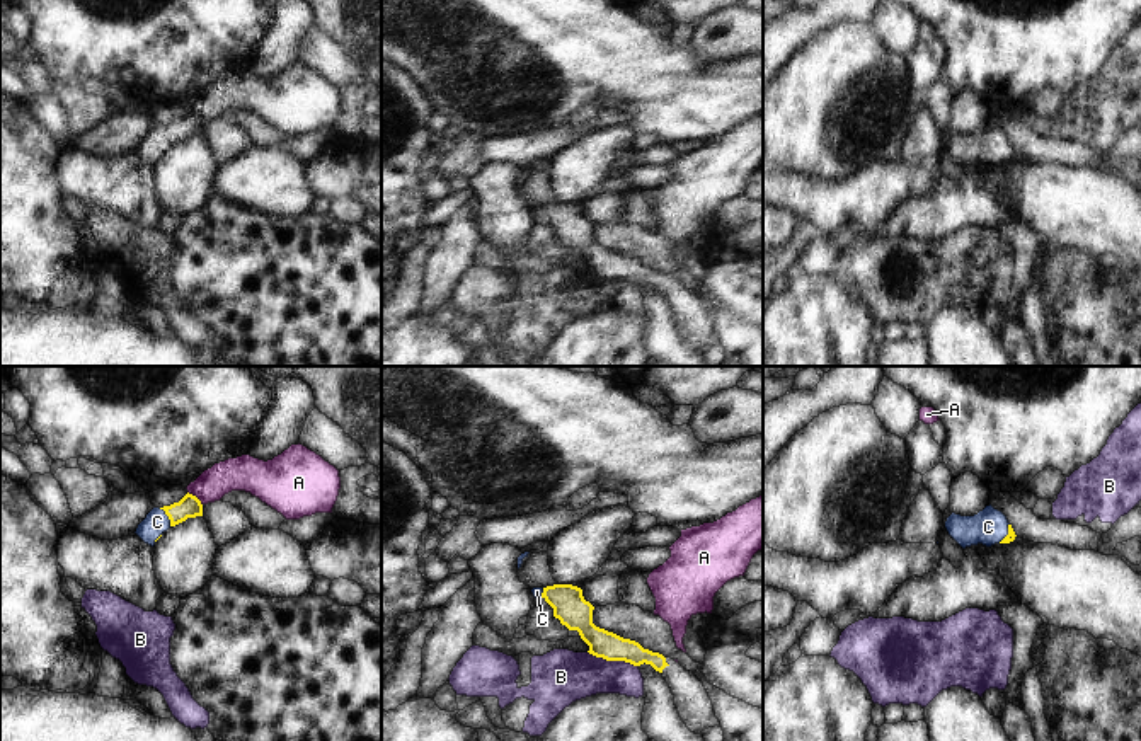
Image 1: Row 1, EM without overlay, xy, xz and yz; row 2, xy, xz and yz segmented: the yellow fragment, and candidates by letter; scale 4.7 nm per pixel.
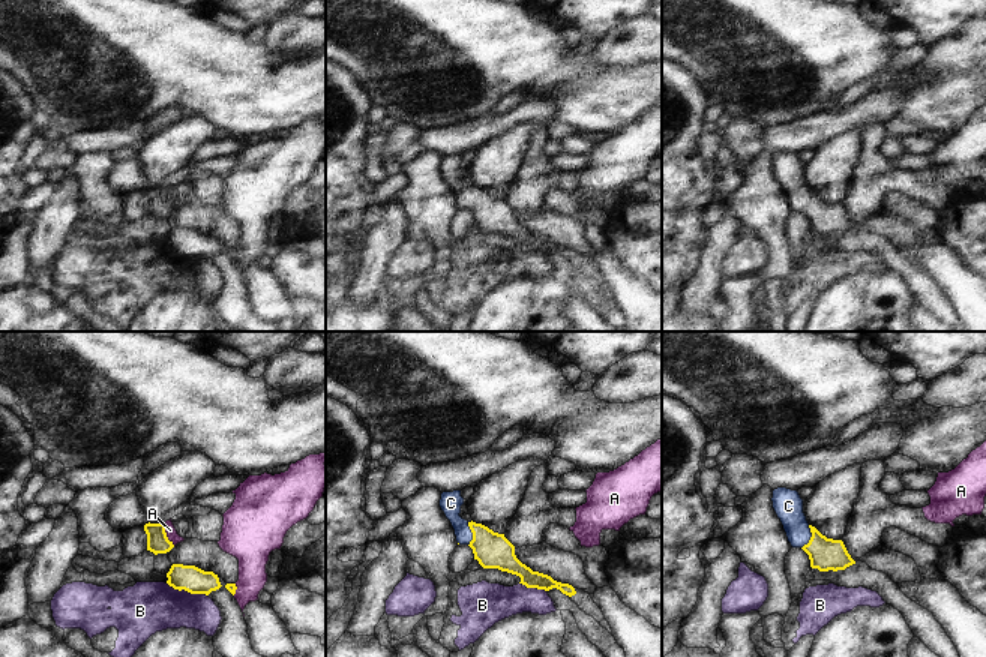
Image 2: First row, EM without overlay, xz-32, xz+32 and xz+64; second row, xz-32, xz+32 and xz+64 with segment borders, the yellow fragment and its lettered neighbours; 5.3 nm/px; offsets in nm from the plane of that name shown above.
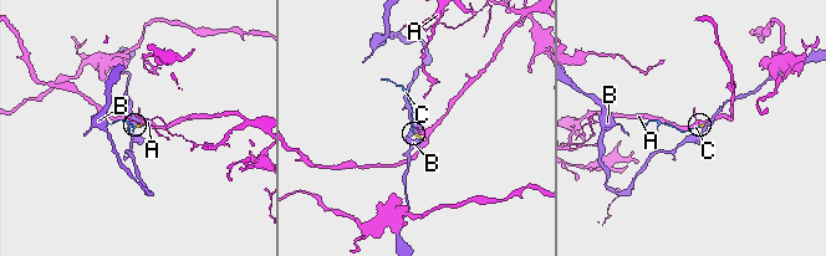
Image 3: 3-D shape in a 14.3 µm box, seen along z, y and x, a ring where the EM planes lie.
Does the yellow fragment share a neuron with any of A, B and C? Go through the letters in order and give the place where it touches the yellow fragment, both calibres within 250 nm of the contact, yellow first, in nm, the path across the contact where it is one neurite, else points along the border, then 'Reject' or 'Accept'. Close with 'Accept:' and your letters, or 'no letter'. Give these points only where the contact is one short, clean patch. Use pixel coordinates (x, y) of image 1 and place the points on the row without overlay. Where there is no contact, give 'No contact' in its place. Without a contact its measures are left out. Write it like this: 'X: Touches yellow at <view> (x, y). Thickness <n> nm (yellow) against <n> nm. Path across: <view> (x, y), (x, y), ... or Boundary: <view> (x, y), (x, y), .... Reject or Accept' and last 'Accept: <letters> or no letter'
A: Touches yellow at xy (196, 116). Thickness 110 nm (yellow) against 160 nm. Boundary: xy (188, 109), (201, 123). Reject
B: Touches yellow at xz (613, 278). Thickness 130 nm (yellow) against 260 nm. Boundary: xz (588, 269), (607, 278), (624, 278), (637, 285). Reject
C: Touches yellow at xy (167, 133). Thickness 110 nm (yellow) against 110 nm. Path across: xy (189, 125), (167, 133), (157, 140). Accept
Accept: C

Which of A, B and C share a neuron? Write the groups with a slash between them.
A / B / C

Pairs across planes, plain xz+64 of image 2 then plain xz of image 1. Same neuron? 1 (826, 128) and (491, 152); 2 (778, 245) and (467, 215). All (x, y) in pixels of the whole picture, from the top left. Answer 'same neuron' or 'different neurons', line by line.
1: same neuron
2: different neurons

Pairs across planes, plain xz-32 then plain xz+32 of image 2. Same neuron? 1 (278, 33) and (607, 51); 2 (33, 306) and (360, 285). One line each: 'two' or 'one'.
1: one
2: two

